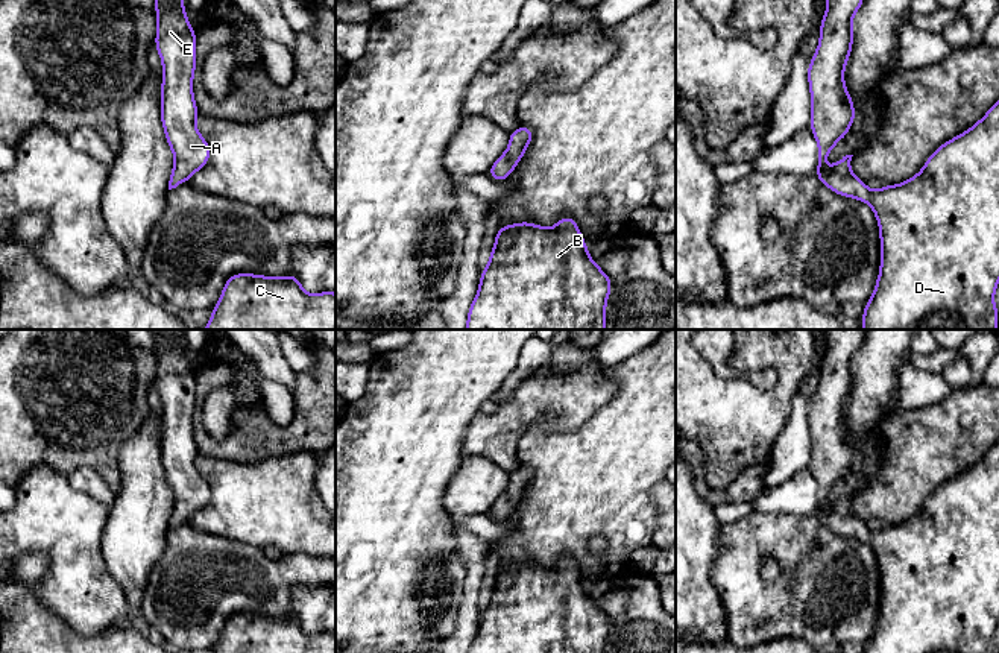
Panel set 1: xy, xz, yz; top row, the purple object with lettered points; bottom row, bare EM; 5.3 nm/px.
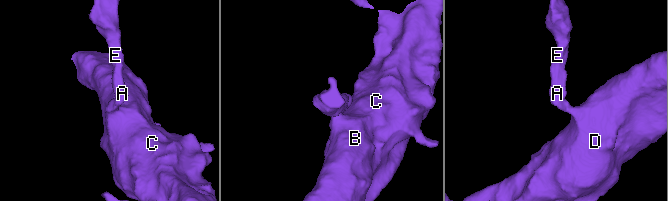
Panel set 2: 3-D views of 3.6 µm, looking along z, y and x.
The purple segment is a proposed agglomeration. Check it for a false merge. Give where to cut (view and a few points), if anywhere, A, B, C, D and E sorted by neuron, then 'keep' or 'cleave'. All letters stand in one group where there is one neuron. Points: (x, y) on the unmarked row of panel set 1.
no cut; A B C D E; keep

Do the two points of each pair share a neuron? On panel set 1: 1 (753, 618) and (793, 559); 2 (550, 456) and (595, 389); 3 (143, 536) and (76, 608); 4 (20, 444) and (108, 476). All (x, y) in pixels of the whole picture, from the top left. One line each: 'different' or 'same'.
1: same
2: different
3: different
4: same

